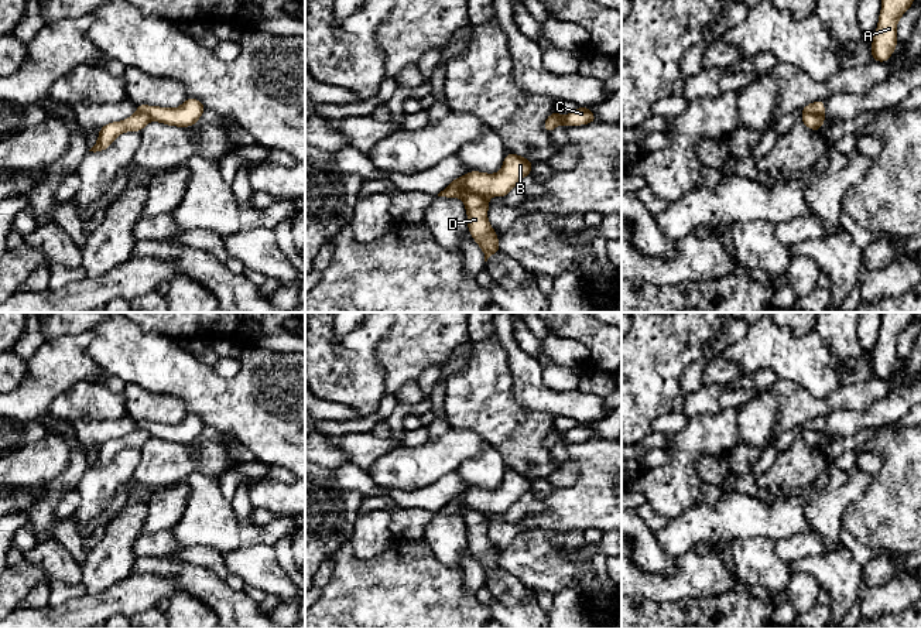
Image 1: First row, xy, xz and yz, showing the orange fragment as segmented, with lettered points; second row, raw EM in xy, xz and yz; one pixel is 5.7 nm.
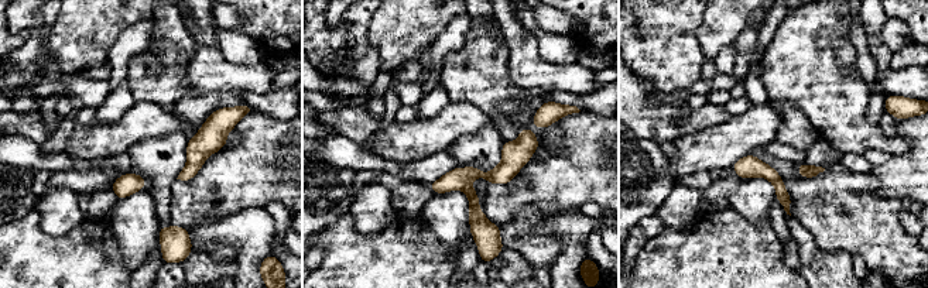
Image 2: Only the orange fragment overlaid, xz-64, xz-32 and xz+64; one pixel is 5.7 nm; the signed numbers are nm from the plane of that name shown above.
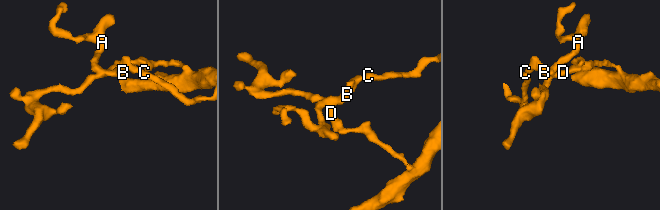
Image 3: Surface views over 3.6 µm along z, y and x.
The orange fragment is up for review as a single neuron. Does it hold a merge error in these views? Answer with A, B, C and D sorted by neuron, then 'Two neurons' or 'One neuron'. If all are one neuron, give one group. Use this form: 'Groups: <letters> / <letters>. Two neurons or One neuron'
Groups: A B C / D. Two neurons

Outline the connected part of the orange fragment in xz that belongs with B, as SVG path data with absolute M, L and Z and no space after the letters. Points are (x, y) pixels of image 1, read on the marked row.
M507 153L501 170L496 174L469 171L463 177L463 185L451 184L438 196L460 198L462 192L470 191L485 198L504 198L521 178L531 172L533 161L514 153Z

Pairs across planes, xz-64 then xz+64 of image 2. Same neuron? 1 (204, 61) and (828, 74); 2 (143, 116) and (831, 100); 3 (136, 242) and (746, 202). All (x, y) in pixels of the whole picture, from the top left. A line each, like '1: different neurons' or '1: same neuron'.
1: different neurons
2: different neurons
3: same neuron

